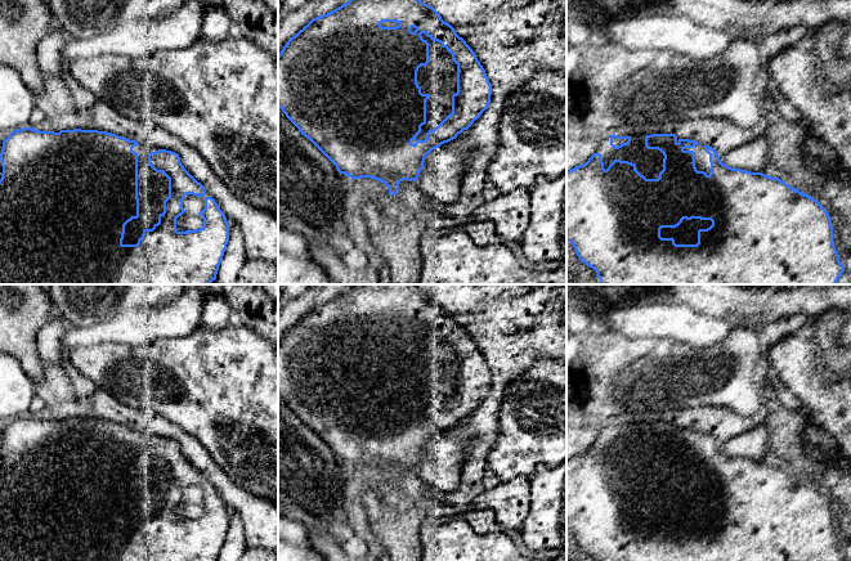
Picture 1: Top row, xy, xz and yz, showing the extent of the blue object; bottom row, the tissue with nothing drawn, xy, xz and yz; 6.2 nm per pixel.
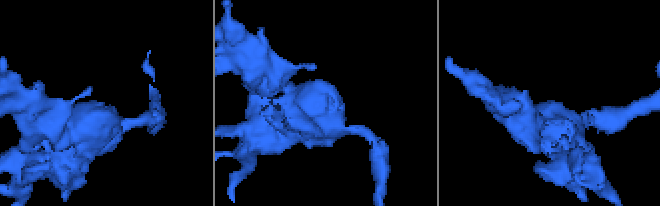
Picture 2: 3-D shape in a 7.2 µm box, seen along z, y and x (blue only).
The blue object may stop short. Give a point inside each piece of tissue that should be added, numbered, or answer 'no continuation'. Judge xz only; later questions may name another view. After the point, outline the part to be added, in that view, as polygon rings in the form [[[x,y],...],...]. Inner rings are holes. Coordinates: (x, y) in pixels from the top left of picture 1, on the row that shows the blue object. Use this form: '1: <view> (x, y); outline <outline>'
1: xz (438, 77); outline [[[426,33],[421,36],[430,44],[429,63],[418,68],[417,84],[421,93],[429,94],[430,98],[426,100],[426,124],[421,126],[421,133],[412,144],[425,140],[426,133],[452,113],[452,95],[457,93],[457,64],[452,60],[452,54]]]

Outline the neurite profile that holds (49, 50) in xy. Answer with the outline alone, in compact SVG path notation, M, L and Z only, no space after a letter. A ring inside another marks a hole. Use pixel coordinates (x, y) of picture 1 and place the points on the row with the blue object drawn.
M53 23L49 33L37 44L36 58L41 72L62 78L64 46L63 30Z

